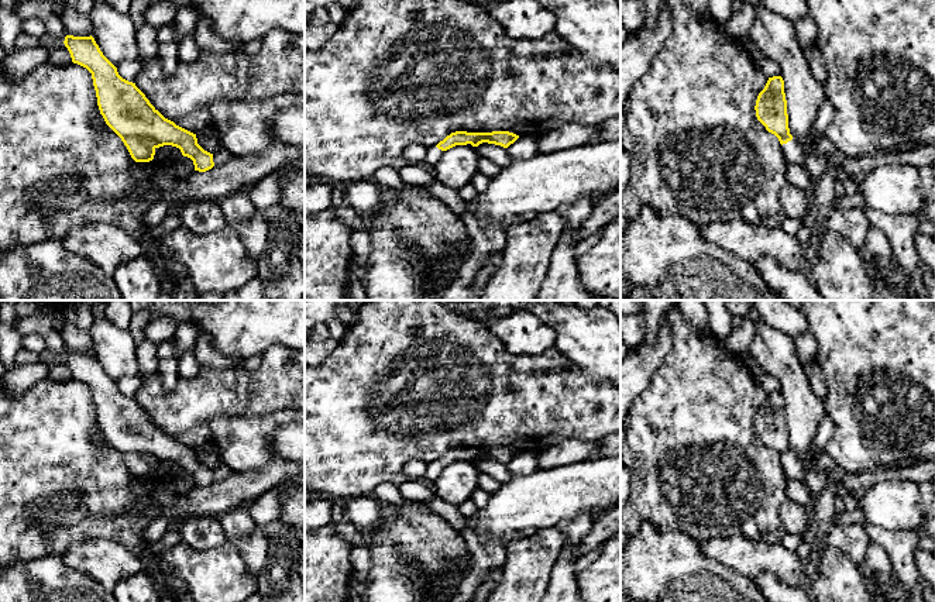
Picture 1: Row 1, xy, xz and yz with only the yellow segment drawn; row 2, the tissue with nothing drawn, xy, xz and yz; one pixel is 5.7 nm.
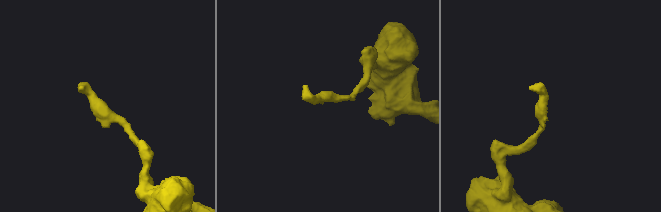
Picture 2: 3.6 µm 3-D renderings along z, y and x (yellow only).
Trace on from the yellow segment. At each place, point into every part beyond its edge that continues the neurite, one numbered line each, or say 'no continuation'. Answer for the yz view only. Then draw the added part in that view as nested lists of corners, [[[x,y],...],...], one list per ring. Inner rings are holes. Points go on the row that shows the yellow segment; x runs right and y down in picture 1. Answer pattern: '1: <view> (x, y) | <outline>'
1: yz (793, 154) | [[[794,138],[788,141],[787,144],[783,144],[781,151],[788,164],[802,166],[805,154]]]

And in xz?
1: xz (433, 154) | [[[436,145],[427,148],[424,162],[422,164],[426,169],[432,171],[434,164],[440,159],[444,151],[439,149]]]

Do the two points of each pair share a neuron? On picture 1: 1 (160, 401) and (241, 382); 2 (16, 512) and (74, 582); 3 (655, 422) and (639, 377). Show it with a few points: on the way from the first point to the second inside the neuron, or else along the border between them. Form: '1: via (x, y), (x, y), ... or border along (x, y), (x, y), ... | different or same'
1: via (179, 401), (198, 401), (212, 392), (222, 392) | same
2: border along (59, 556), (50, 554), (19, 561) | different
3: border along (663, 363), (652, 375), (650, 384), (635, 399) | different

